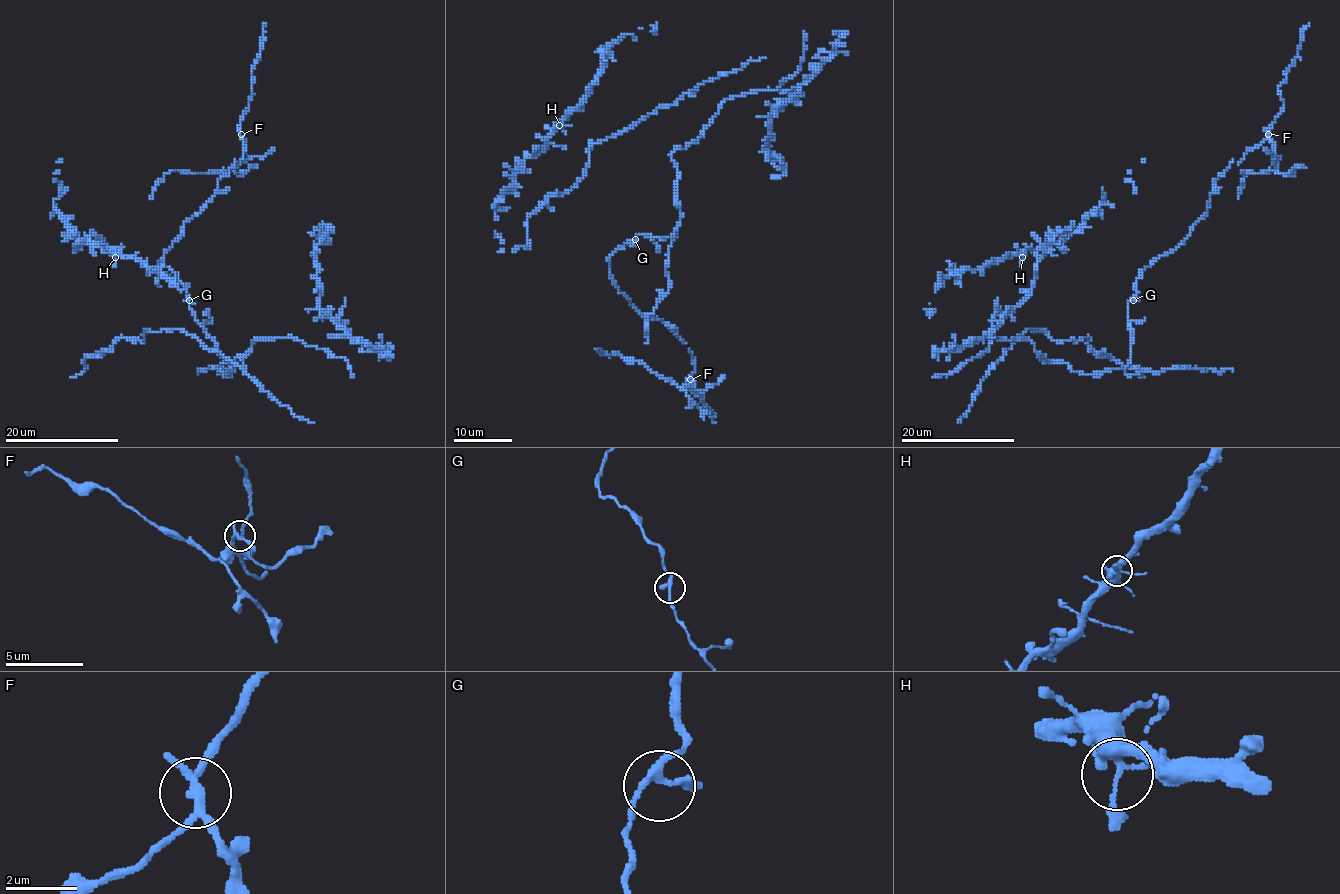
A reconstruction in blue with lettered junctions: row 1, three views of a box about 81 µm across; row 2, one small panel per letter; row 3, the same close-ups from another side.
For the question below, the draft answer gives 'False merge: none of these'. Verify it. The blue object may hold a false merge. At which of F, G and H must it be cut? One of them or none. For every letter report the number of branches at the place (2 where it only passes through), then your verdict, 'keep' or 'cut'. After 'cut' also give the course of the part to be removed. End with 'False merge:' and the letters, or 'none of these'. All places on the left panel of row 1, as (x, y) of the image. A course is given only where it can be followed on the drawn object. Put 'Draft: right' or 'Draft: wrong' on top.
Draft: wrong
F: 4 | cut | (241, 134), (245, 140), (244, 158), (232, 168), (194, 173), (169, 171), (149, 199)
G: 3 | keep
H: 4 | keep
False merge: F

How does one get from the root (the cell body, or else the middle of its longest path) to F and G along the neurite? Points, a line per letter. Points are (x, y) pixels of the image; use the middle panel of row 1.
F: (696, 141), (671, 155), (678, 233), (635, 235), (609, 257), (612, 282), (629, 303), (685, 342), (690, 379)
G: (696, 141), (671, 155), (678, 172), (678, 233), (666, 238), (640, 233), (635, 239)

